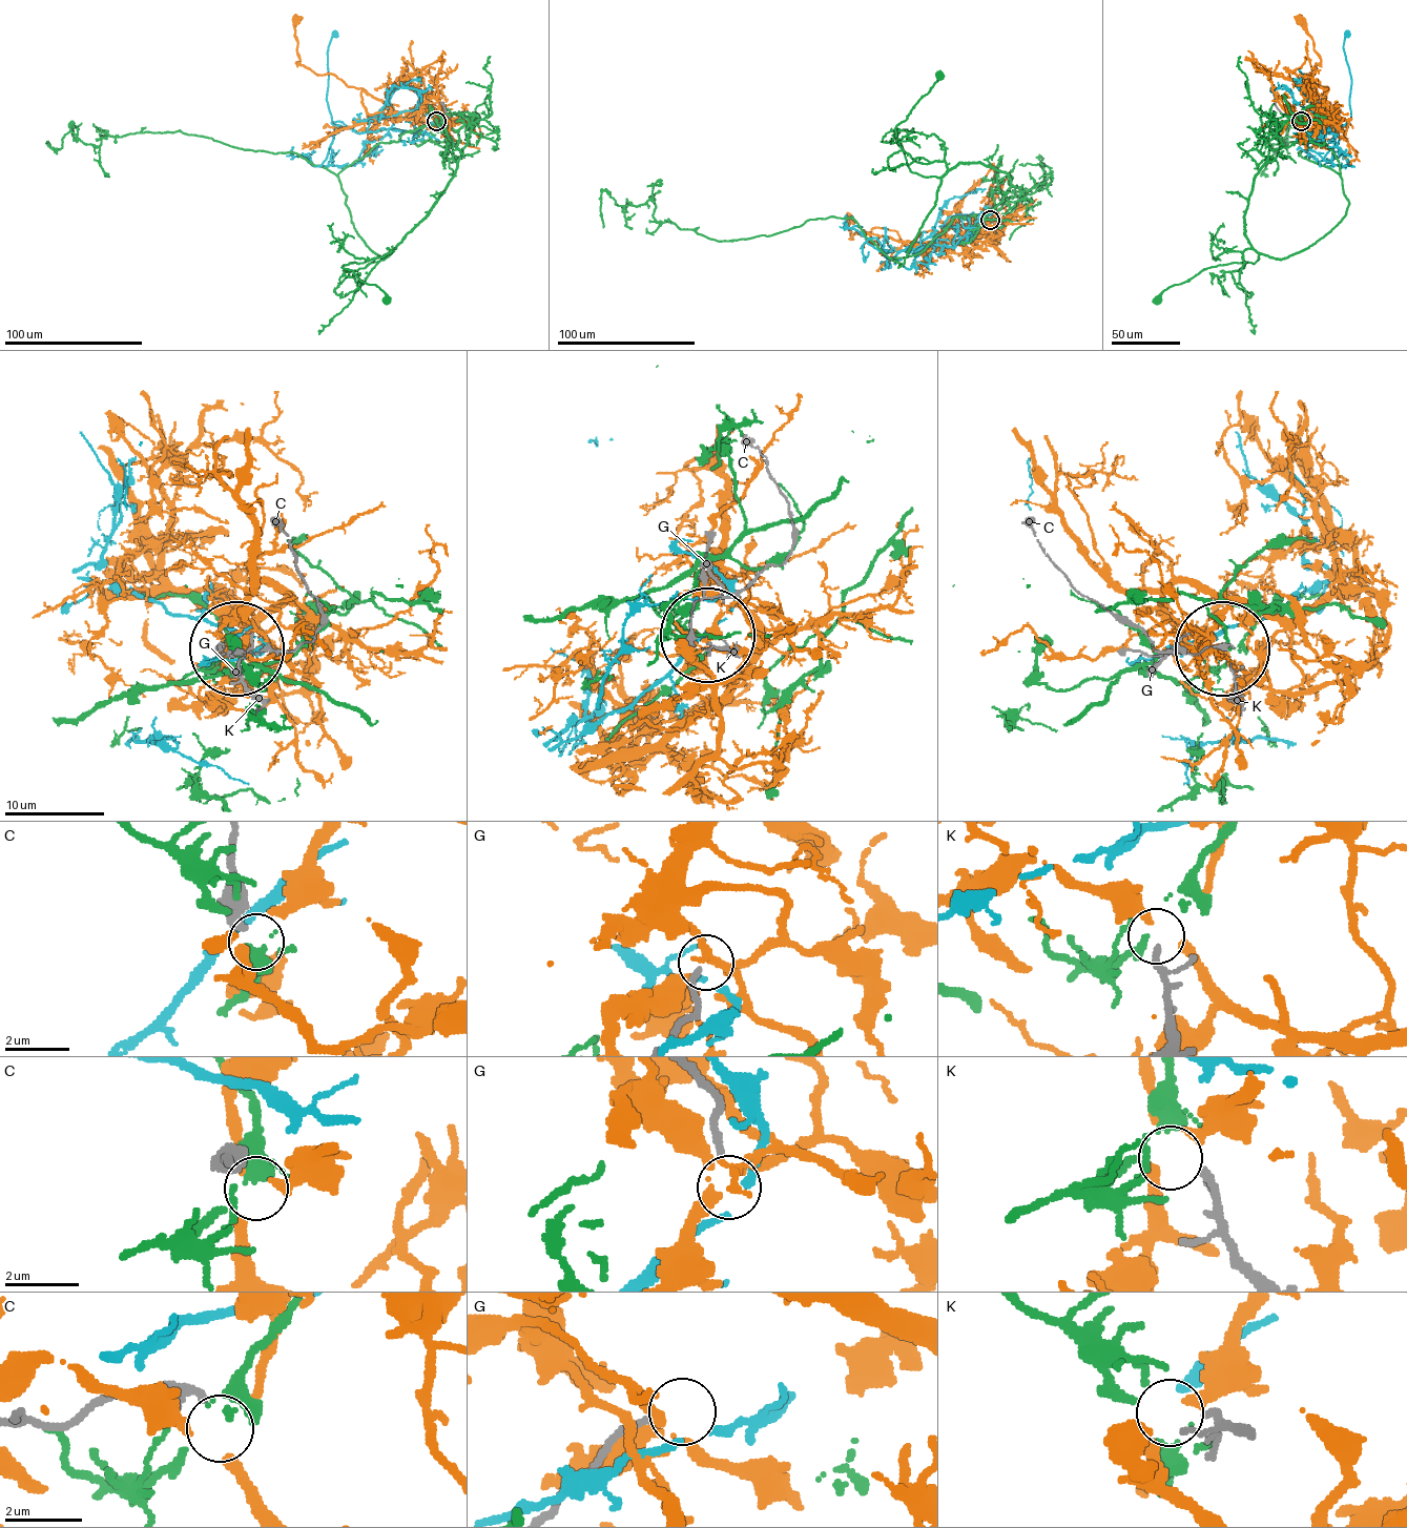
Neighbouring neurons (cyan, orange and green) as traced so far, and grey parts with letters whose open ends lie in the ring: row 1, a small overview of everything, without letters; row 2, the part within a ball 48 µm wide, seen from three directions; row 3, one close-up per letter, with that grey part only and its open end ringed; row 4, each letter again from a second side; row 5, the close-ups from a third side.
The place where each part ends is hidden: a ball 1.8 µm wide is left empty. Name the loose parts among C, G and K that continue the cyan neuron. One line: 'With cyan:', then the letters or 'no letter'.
With cyan: no letter

